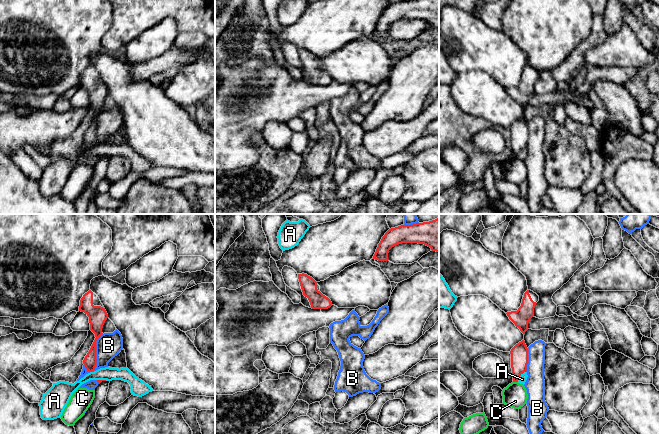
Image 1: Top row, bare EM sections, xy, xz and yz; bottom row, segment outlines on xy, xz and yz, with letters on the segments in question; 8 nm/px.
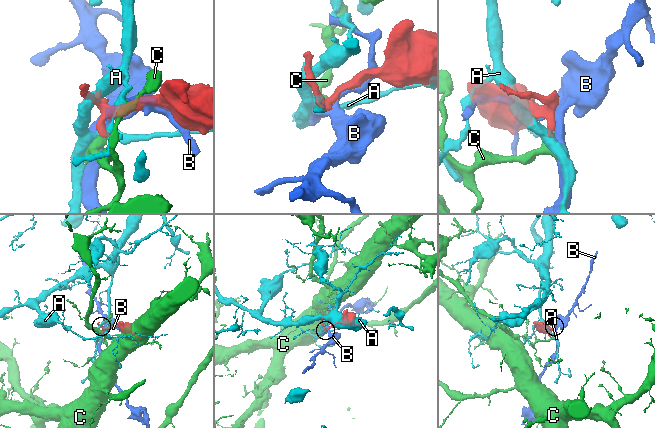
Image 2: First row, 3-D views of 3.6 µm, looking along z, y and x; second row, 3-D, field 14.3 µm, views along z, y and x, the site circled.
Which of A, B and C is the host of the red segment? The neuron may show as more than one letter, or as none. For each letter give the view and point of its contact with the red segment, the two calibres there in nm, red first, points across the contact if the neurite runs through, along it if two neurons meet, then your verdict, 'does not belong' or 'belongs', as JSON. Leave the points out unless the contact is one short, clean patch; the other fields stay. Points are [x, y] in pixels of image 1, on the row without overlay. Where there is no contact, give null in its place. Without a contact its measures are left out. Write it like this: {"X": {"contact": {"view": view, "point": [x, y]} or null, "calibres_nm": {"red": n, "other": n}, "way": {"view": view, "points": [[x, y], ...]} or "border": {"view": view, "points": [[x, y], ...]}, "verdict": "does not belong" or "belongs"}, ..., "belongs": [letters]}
{"A": {"contact": {"view": "yz", "point": [520, 151]}, "calibres_nm": {"red": 140, "other": 70}, "verdict": "does not belong"}, "B": {"contact": {"view": "xy", "point": [95, 129]}, "calibres_nm": {"red": 110, "other": 200}, "verdict": "does not belong"}, "C": {"contact": {"view": "yz", "point": [515, 157]}, "calibres_nm": {"red": 140, "other": 190}, "border": {"view": "yz", "points": [[513, 157], [517, 158]]}, "verdict": "does not belong"}, "belongs": []}

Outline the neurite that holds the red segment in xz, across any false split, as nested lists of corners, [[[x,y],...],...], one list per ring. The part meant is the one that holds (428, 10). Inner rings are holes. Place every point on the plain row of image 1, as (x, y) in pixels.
[[[439,0],[401,1],[389,5],[378,20],[373,35],[388,37],[389,26],[402,19],[424,20],[439,28]]]

